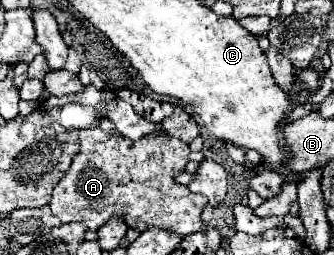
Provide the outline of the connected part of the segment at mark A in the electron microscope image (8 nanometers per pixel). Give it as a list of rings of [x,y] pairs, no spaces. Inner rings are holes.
[[[99,127],[83,129],[79,133],[79,143],[81,151],[55,185],[49,205],[62,224],[81,223],[97,231],[109,219],[125,215],[127,225],[141,233],[159,227],[185,237],[201,229],[201,211],[207,205],[207,197],[193,195],[187,185],[175,181],[189,163],[187,143],[171,139],[165,133],[151,133],[131,141],[117,131],[103,131]],[[77,211],[85,211],[85,215],[77,215]]]

